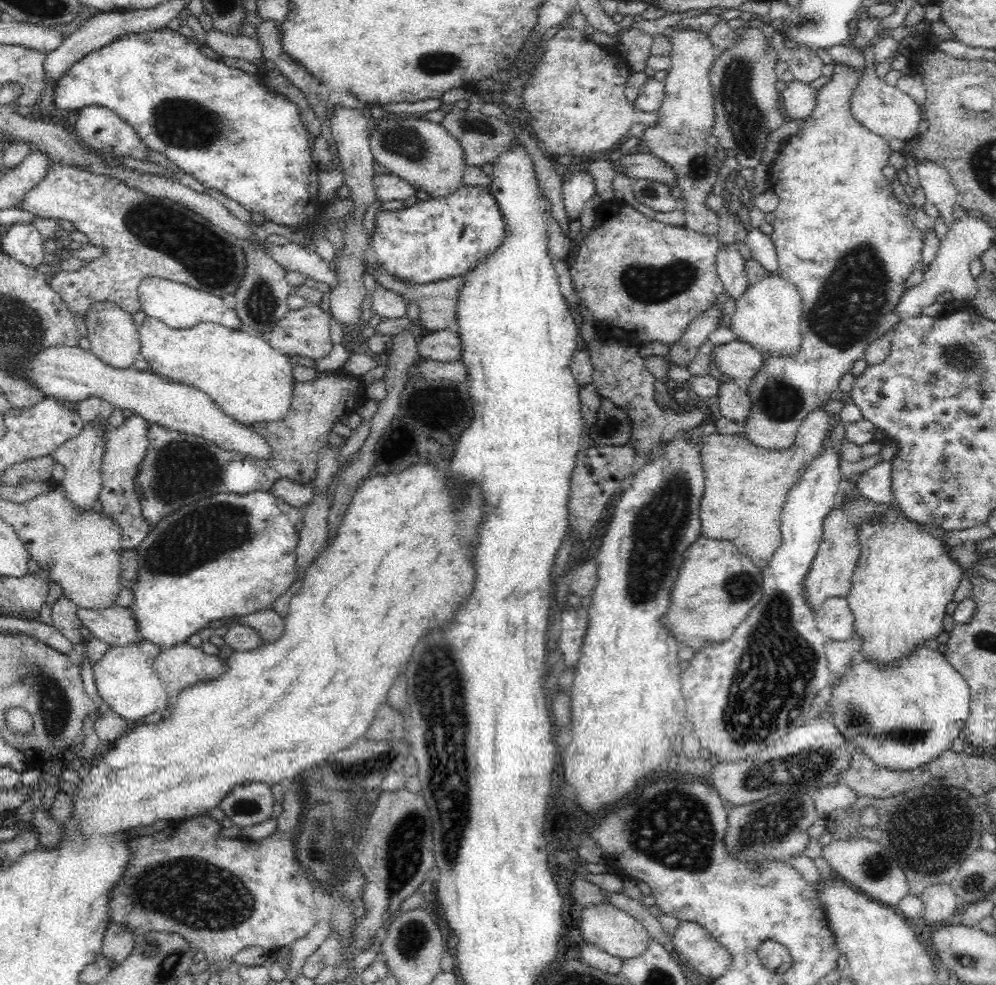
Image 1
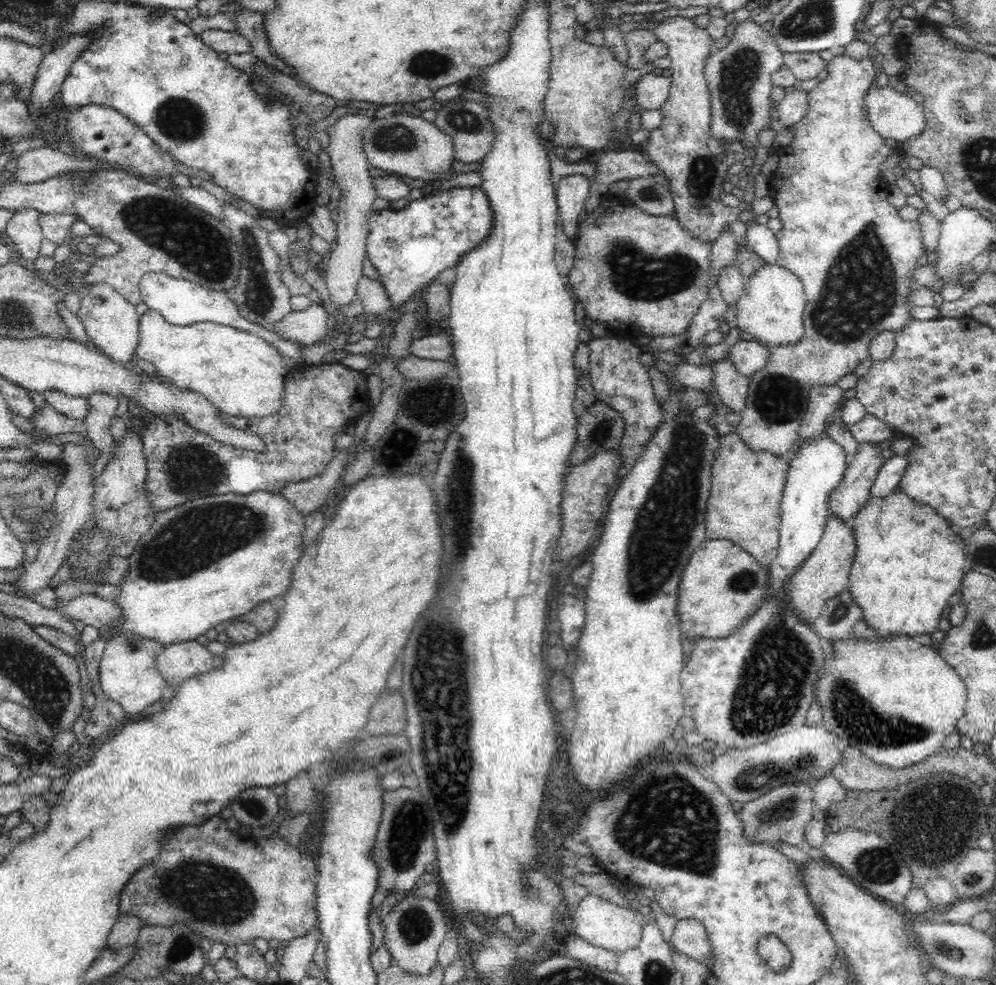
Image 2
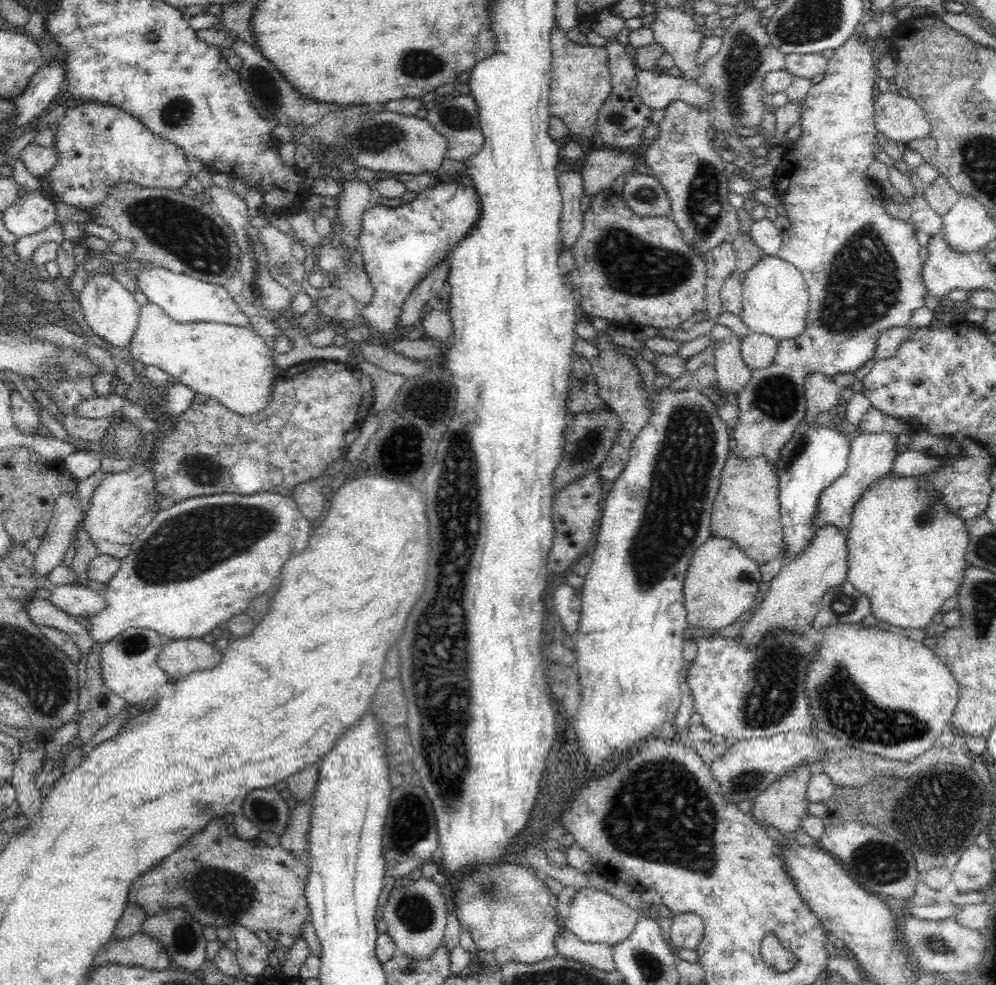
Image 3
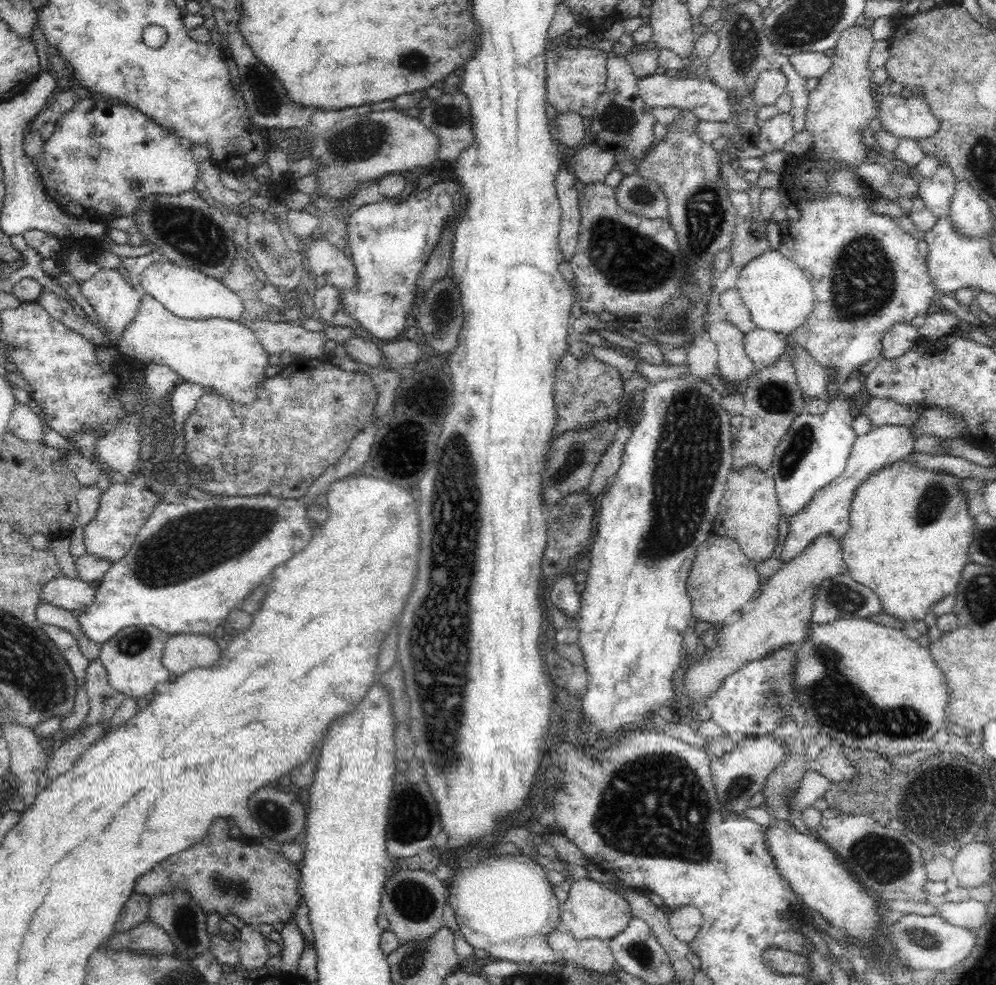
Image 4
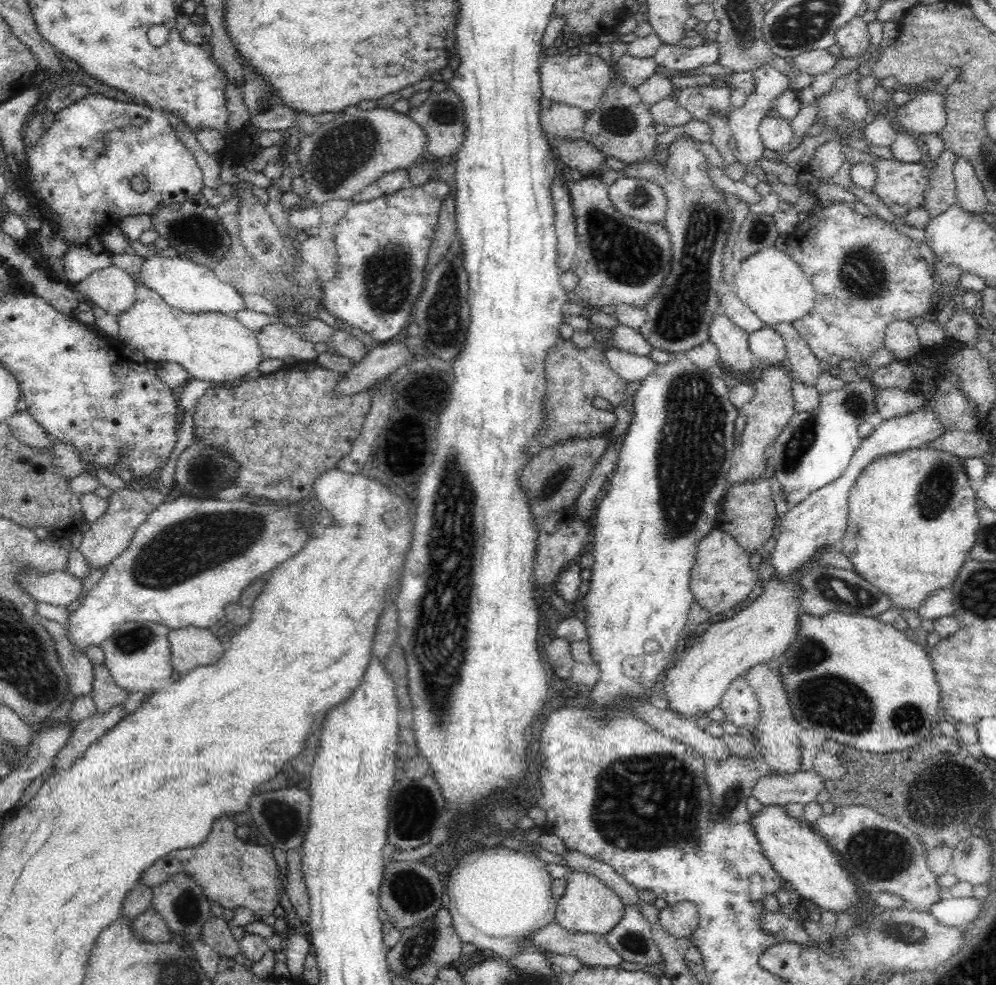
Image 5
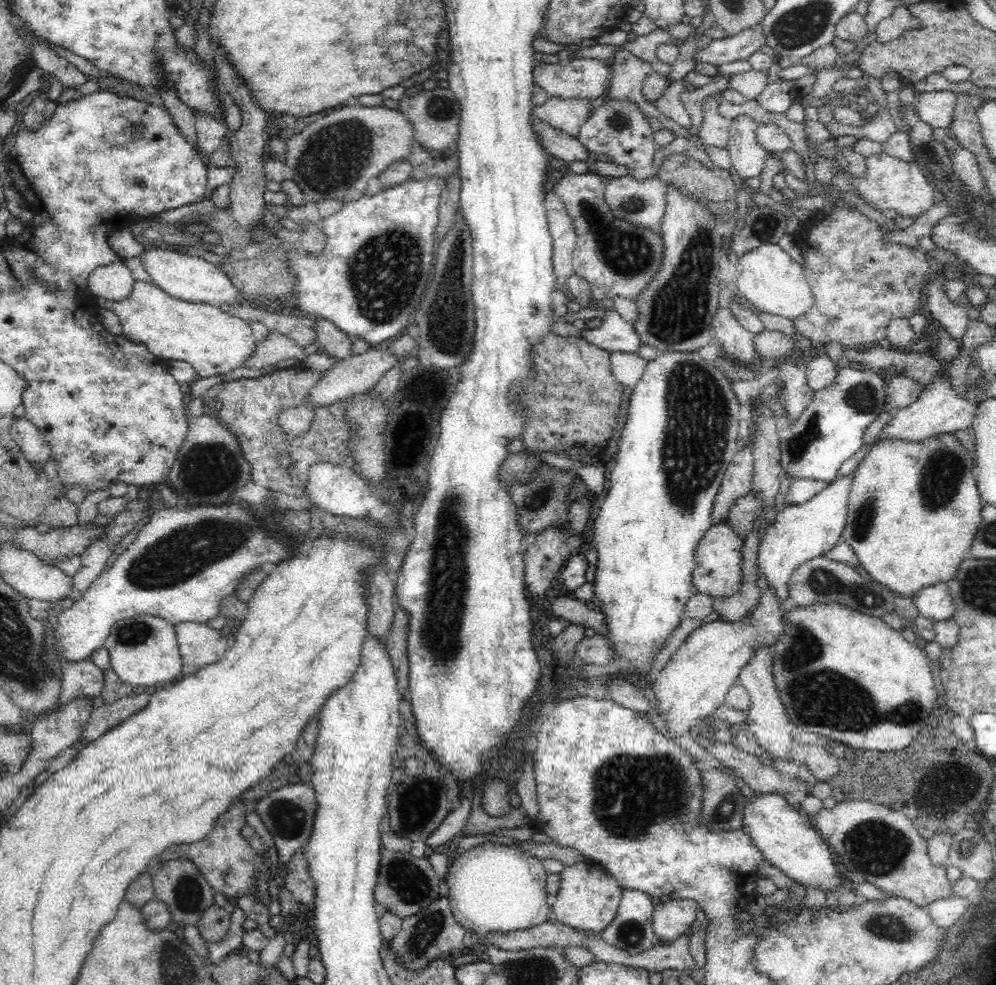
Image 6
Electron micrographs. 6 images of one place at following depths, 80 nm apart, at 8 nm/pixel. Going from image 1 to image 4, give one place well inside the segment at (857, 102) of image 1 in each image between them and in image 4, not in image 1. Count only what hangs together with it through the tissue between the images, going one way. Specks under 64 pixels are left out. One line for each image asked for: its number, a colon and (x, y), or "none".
2: (896, 115)
3: (898, 116)
4: (905, 116)

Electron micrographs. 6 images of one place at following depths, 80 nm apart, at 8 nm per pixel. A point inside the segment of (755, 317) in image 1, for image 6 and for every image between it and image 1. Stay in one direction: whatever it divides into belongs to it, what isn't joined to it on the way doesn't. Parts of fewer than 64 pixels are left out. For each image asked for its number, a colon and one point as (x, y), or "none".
2: (770, 309)
3: (775, 300)
4: (779, 298)
5: (769, 283)
6: (767, 277)

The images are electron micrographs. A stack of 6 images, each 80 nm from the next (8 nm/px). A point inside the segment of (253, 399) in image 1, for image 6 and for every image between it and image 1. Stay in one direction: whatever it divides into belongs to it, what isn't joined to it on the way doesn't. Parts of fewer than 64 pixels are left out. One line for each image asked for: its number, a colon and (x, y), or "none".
2: (242, 375)
3: (233, 365)
4: (224, 357)
5: (210, 347)
6: (214, 342)

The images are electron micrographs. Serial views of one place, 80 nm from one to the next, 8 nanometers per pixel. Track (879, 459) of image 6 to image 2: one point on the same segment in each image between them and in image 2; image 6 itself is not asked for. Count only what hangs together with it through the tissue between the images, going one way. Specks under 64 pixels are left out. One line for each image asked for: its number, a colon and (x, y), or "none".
2: (908, 563)
3: (907, 553)
4: (909, 532)
5: (912, 522)

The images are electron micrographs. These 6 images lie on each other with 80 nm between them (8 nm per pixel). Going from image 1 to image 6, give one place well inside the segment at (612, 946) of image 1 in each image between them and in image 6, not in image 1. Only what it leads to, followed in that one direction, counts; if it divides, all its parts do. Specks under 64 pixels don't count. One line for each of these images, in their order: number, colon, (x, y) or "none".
2: (602, 924)
3: (595, 917)
4: (591, 911)
5: (588, 906)
6: (588, 900)

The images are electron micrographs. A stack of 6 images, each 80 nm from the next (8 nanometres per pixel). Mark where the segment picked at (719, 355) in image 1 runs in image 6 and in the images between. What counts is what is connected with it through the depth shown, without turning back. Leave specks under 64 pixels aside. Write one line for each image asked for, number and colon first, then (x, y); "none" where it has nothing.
2: (747, 357)
3: (757, 351)
4: (763, 348)
5: (766, 345)
6: (768, 344)

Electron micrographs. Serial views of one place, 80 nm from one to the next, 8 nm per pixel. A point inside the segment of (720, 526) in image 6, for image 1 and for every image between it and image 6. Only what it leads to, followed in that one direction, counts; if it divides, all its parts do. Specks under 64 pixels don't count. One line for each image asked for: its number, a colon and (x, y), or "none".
1: (716, 587)
2: (721, 585)
3: (721, 583)
4: (722, 581)
5: (721, 577)

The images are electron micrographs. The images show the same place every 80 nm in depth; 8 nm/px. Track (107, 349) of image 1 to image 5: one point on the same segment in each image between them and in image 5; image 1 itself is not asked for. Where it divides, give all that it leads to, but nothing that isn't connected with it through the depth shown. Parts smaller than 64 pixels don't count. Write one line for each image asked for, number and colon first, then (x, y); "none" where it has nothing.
2: (111, 323)
3: (112, 313)
4: (115, 304)
5: (112, 289)

